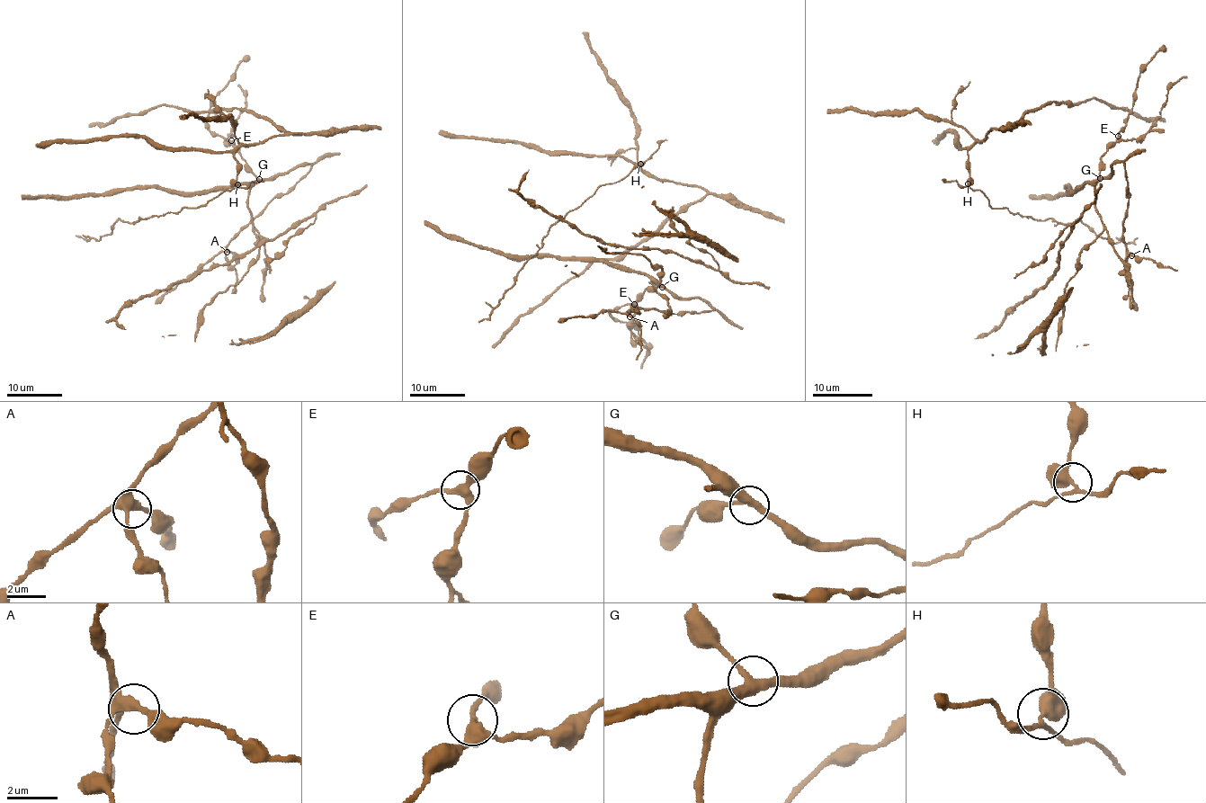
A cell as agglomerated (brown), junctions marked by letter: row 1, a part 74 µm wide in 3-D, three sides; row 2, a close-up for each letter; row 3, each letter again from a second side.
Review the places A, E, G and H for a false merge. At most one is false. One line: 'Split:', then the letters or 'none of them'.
Split: H

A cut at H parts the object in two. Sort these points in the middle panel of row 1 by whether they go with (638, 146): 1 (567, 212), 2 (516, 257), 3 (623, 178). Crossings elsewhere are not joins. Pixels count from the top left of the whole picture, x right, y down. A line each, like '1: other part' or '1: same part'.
1: other part
2: same part
3: other part

